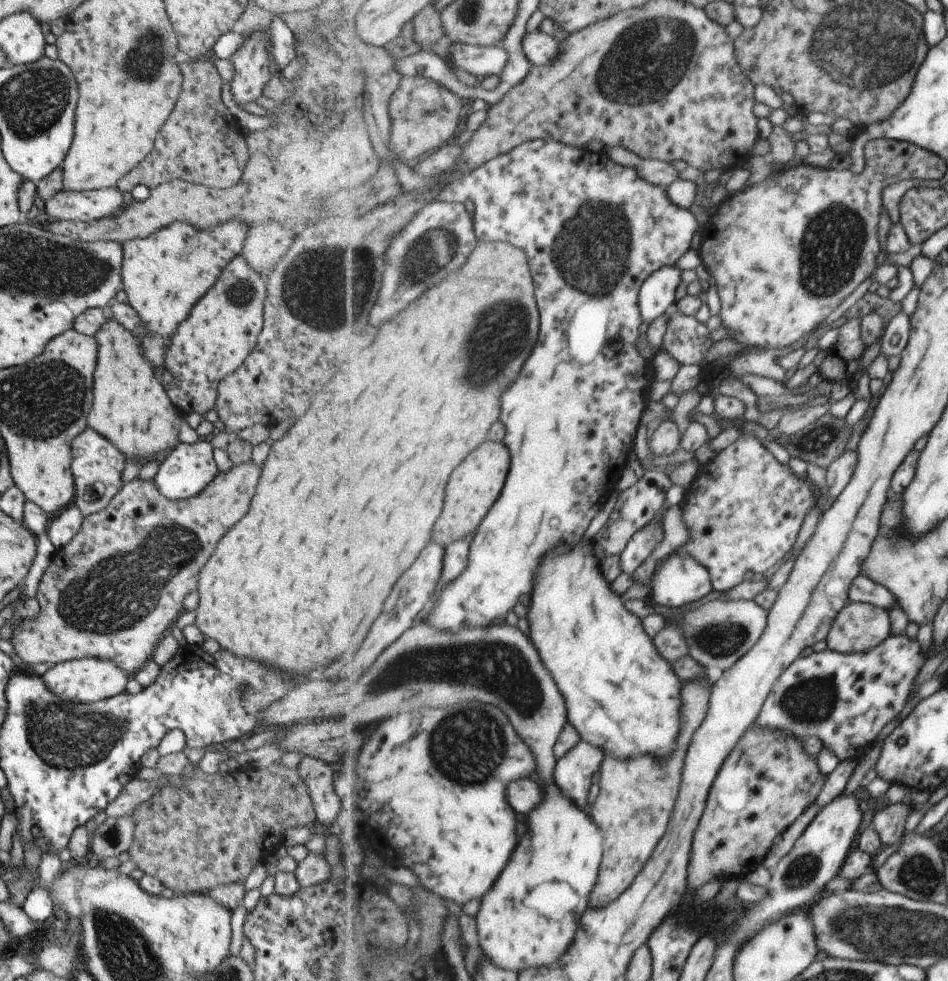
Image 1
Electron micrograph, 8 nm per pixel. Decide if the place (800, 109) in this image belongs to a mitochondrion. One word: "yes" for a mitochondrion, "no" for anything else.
no

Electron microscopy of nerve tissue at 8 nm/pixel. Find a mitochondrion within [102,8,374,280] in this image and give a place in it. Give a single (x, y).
(146, 65)

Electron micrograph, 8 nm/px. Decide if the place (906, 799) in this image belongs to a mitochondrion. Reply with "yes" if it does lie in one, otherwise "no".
no

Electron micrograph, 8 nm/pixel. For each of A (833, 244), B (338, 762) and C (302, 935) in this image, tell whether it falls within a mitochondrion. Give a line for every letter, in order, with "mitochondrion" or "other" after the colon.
A: mitochondrion
B: other
C: other

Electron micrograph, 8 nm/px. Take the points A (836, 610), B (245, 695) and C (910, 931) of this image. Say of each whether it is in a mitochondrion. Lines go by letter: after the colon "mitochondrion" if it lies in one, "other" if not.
A: other
B: mitochondrion
C: mitochondrion

